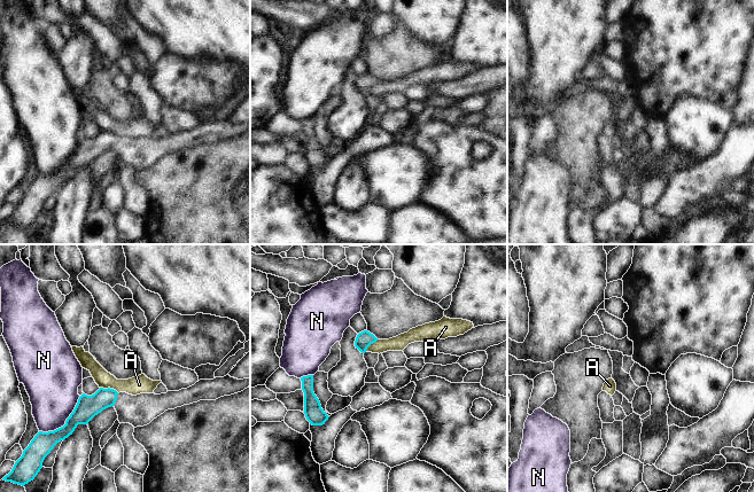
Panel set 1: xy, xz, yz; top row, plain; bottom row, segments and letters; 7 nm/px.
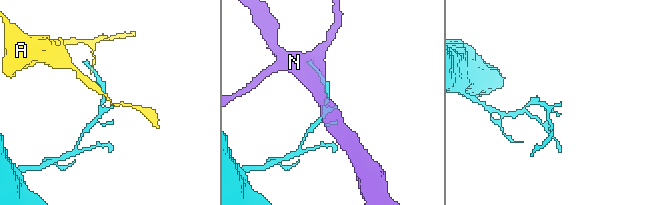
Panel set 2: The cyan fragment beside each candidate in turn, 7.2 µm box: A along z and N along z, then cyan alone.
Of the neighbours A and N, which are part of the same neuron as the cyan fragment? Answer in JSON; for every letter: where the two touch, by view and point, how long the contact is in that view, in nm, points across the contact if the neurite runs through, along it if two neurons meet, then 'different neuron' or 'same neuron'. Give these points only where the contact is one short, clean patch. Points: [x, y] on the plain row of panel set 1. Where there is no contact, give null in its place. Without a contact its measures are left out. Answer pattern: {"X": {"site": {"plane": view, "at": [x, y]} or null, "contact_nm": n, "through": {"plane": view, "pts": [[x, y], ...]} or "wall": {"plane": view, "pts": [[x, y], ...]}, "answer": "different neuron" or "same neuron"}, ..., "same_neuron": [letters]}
{"A": {"site": {"plane": "xy", "at": [109, 131]}, "contact_nm": 140, "wall": {"plane": "xy", "pts": [[100, 130], [113, 131], [118, 135]]}, "answer": "different neuron"}, "N": {"site": {"plane": "xy", "at": [65, 165]}, "contact_nm": 380, "answer": "different neuron"}, "same_neuron": []}

